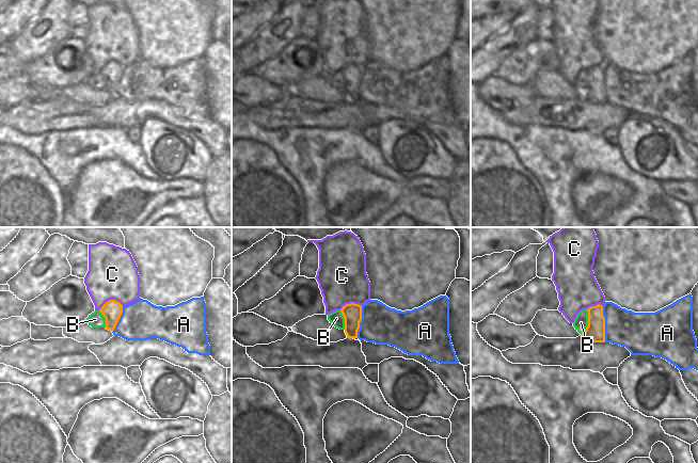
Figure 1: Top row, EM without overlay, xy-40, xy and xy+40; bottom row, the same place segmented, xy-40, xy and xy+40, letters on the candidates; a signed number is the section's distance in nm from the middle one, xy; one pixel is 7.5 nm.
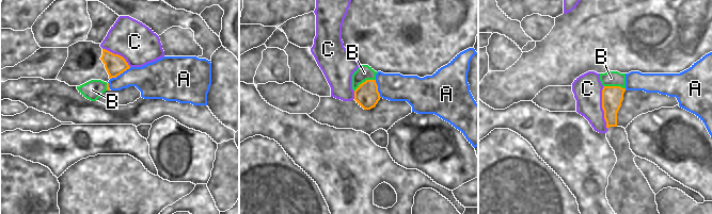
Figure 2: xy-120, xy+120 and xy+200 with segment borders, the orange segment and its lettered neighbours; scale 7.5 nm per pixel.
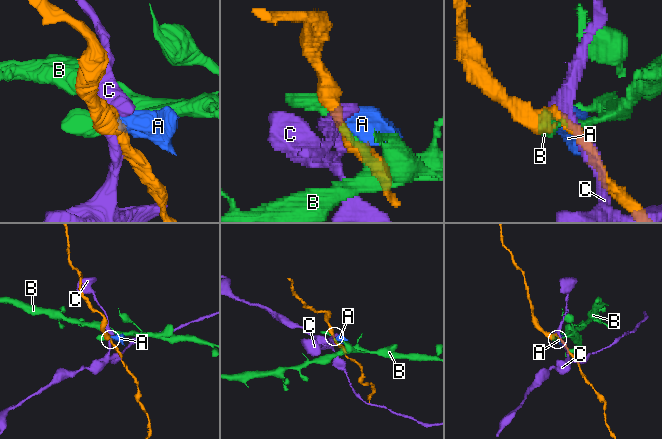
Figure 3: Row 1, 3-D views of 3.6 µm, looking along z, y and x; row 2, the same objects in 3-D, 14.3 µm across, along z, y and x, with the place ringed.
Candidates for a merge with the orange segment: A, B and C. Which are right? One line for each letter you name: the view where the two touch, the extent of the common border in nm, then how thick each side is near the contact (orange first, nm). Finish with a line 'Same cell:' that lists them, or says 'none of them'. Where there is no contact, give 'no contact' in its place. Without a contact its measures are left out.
A: meets orange in xy+40; contact 280 nm long; 140 nm thick on the orange side, 280 nm on the other
Same cell: A

